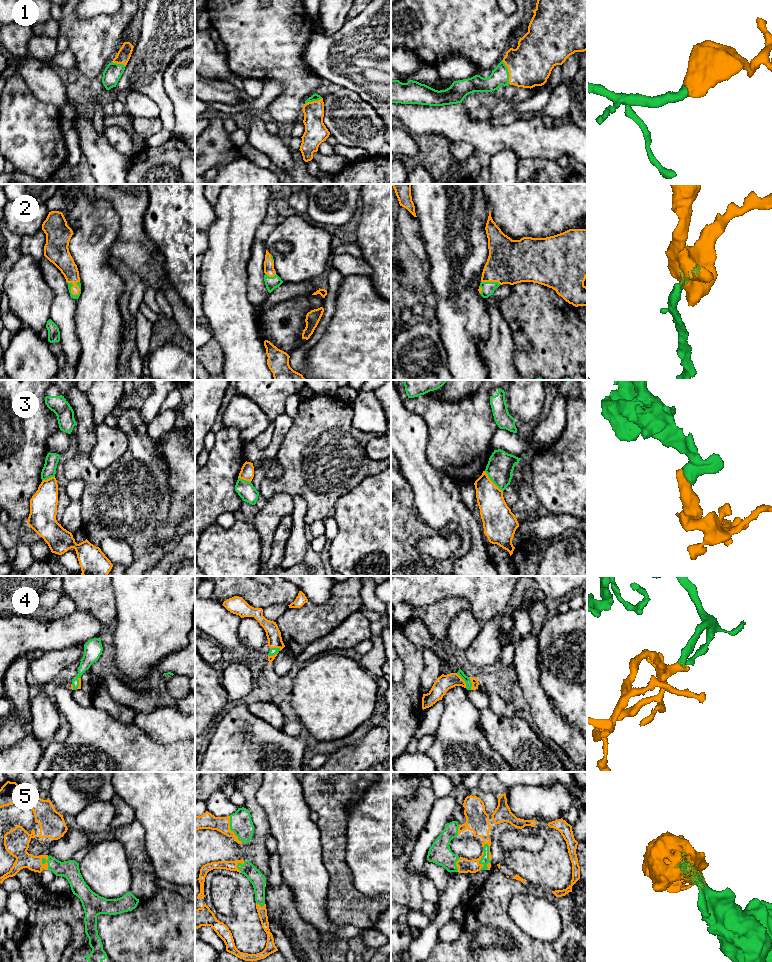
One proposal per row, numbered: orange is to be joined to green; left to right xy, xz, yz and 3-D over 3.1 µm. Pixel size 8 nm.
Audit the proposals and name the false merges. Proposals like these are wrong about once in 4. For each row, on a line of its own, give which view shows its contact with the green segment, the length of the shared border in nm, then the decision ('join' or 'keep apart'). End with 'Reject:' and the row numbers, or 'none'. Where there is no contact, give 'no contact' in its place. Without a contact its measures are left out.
1: meets green in yz; contact 200 nm long; join
2: meets green in xy; contact 130 nm long; join
3: meets green in yz; contact 220 nm long; keep apart
4: meets green in xz; contact 120 nm long; join
5: meets green in xy; contact 120 nm long; join
Reject: 3

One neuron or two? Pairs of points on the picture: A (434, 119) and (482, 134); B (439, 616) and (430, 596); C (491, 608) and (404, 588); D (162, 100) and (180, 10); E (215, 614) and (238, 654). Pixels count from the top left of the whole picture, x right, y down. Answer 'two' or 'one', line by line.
A: one
B: two
C: one
D: one
E: one

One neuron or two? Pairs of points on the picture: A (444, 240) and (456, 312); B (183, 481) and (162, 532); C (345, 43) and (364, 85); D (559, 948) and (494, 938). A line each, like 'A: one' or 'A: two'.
A: one
B: one
C: one
D: two

